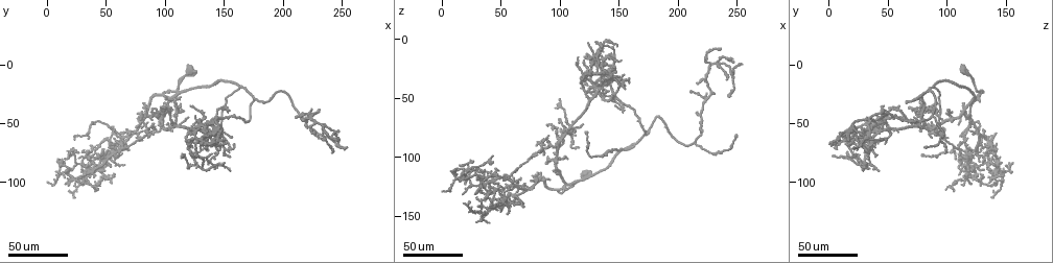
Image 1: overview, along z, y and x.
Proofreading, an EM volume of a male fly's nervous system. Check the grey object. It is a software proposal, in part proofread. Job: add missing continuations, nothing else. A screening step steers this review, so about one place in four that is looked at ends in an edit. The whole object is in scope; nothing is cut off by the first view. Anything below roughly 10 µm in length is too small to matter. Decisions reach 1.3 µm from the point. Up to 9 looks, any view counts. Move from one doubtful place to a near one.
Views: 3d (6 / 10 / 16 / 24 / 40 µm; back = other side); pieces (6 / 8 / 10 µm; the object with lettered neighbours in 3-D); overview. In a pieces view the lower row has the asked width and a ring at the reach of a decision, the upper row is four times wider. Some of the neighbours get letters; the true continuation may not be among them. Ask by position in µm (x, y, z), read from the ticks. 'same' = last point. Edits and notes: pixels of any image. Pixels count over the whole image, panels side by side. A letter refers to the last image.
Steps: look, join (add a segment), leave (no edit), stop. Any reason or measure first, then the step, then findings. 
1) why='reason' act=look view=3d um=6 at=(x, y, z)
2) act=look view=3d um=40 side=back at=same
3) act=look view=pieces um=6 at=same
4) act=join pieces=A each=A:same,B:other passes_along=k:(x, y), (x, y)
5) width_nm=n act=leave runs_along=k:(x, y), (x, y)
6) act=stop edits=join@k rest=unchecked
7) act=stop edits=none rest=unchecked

why='an open end' act=look view=3d um=24 at=(96, 50, 108)

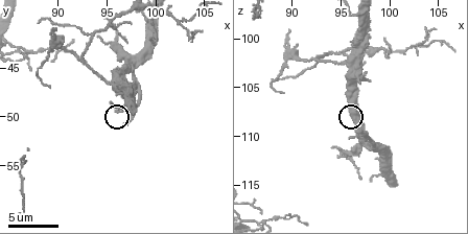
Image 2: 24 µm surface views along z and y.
act=look view=pieces um=6 at=(96.8, 50.6, 109.4)

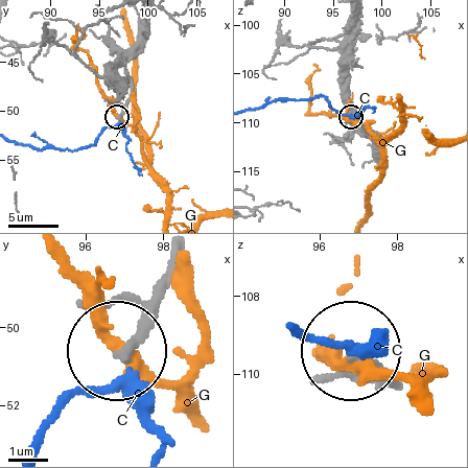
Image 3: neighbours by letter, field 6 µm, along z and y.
act=leave each=C:other,G:other runs_along=3:(167, 264), (123, 351) found='none of them fits'

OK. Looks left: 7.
why='tapers out' act=look view=3d um=24 at=(78, 40, 114)

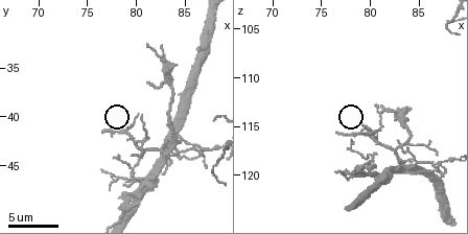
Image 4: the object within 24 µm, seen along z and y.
why='what lies round it' act=look view=pieces um=6 at=(76.6, 41.4, 115.6)

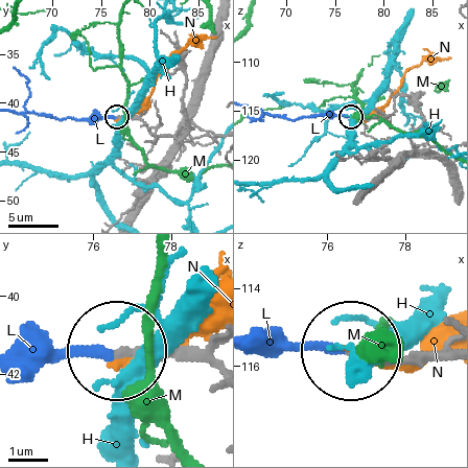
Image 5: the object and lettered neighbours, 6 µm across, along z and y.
act=join pieces=L each=H:other,L:same,M:other,N:other passes_along=5:(450, 355), (254, 345) found='it goes on there'

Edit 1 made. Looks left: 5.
why='redraw' act=look view=overview

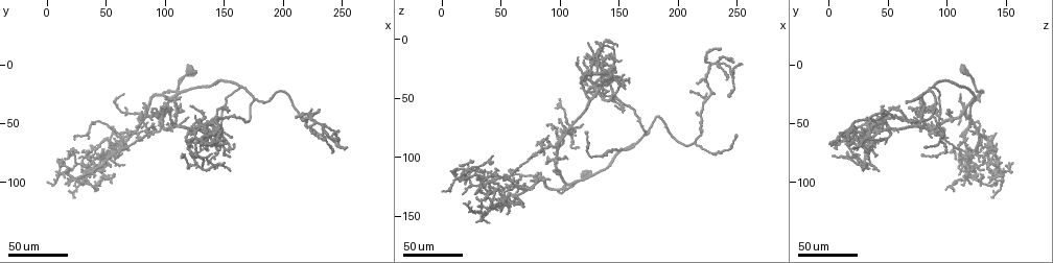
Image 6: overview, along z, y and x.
why='an open end' act=look view=3d um=24 at=(70, 60, 120)

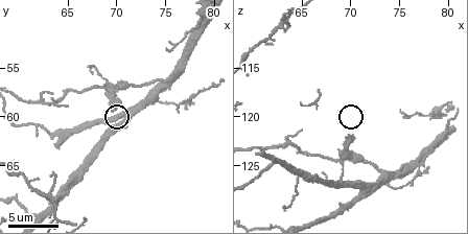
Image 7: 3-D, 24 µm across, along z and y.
act=look view=pieces um=10 at=(69.8, 59.2, 121.8)

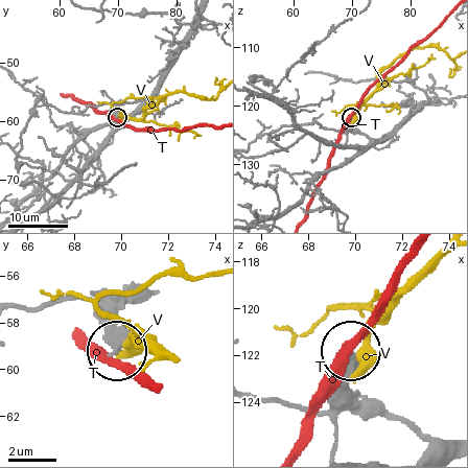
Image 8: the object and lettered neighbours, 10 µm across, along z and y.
width_nm=390 act=leave each=T:other,V:other found='none of them fits'

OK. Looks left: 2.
why='tapers out' act=look view=3d um=24 at=(244, 66, 18)

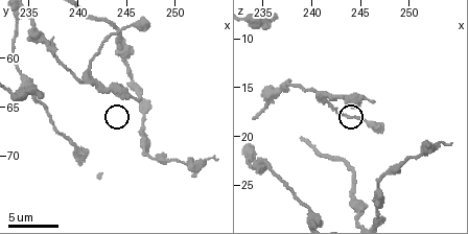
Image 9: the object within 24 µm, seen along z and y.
act=look view=pieces um=6 at=(246.2, 64.4, 16.6)

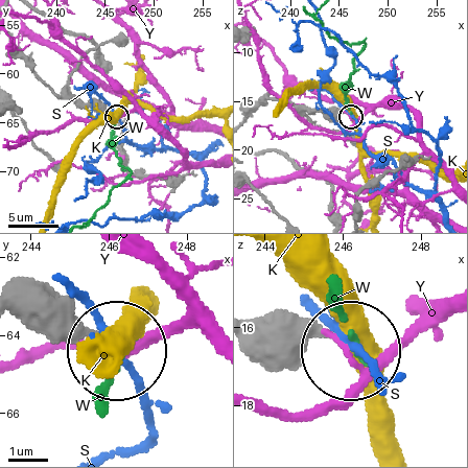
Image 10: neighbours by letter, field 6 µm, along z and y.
act=leave each=K:other,S:other,W:other,Y:other found='none of them fits'

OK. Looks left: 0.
act=stop edits=join@5 rest=unchecked

